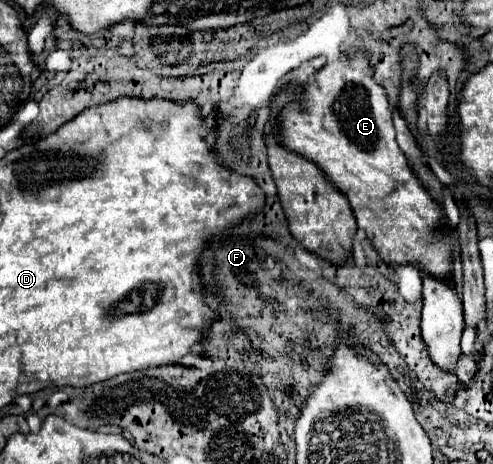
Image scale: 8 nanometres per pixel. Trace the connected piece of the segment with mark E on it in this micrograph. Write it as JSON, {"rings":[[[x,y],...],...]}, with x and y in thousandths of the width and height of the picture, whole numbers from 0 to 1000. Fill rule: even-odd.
{"rings":[[[722,106],[698,127],[661,136],[637,175],[617,183],[613,222],[592,222],[568,244],[568,300],[584,321],[641,347],[706,425],[726,489],[742,498],[783,567],[840,563],[876,588],[917,588],[929,519],[917,502],[905,515],[876,511],[876,494],[909,476],[884,433],[860,416],[803,308],[787,205],[755,170],[746,110]]]}

